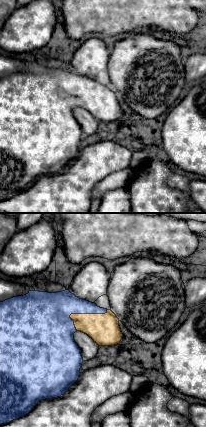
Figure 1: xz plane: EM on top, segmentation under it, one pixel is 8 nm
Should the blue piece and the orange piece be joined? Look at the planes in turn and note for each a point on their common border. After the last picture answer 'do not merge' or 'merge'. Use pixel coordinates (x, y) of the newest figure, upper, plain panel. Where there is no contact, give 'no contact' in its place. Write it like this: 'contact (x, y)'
contact (87, 89)

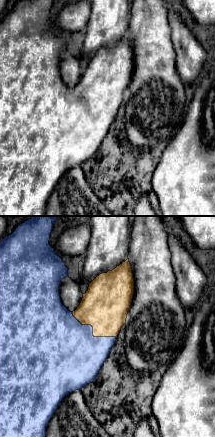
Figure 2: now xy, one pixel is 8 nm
contact (92, 107)

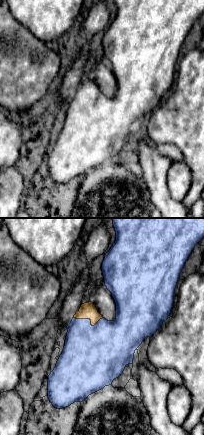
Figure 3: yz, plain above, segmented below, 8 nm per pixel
contact (89, 95)

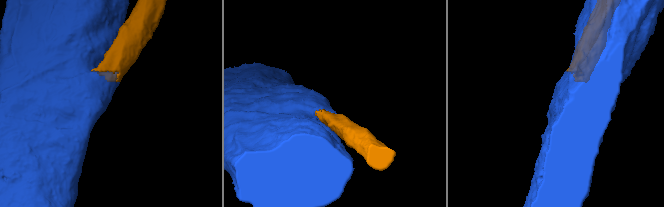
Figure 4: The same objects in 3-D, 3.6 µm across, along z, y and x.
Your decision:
merge

